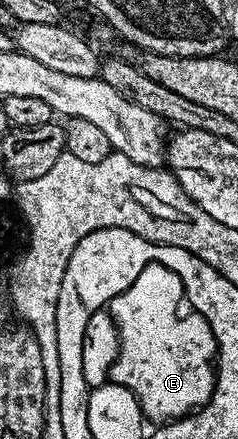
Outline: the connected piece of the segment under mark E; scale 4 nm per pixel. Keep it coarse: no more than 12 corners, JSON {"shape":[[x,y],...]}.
{"shape":[[153,263],[107,305],[110,380],[150,422],[203,408],[215,336]]}

